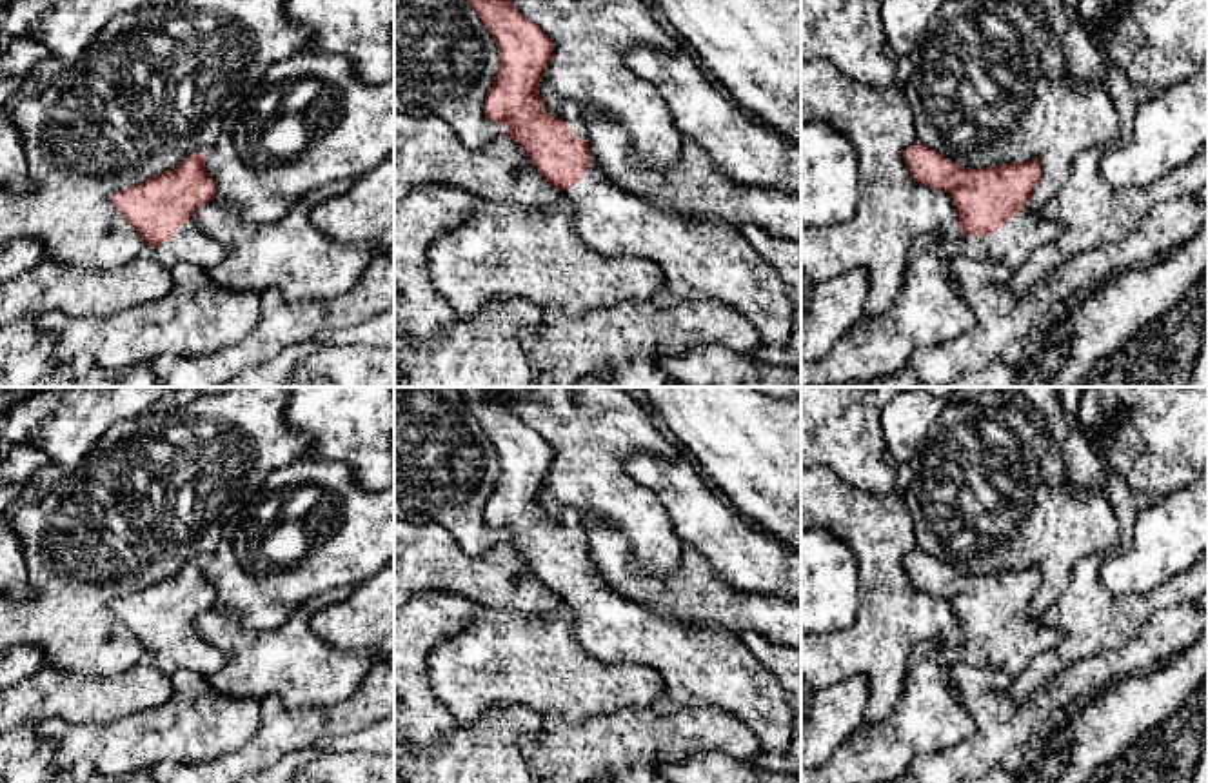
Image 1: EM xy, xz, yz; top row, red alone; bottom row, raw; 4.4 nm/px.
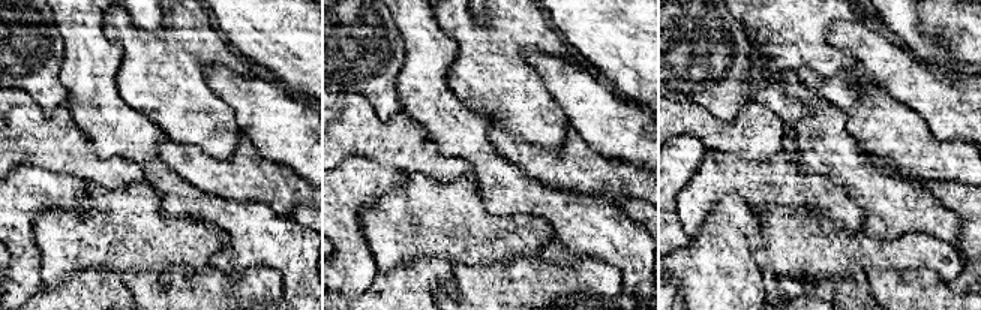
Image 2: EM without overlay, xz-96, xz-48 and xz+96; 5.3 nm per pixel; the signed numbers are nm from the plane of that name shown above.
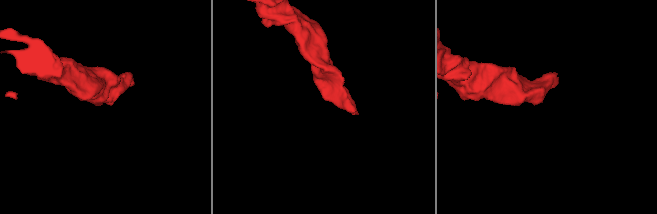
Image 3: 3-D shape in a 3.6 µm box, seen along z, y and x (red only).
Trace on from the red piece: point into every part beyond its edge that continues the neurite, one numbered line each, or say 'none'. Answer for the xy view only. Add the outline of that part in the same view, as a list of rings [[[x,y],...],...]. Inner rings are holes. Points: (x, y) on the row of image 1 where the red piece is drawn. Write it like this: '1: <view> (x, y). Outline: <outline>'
1: xy (189, 244). Outline: [[[194,216],[180,225],[169,242],[153,247],[149,253],[169,271],[182,262],[200,265],[207,271],[220,263],[227,254],[222,243],[205,236],[196,227]]]

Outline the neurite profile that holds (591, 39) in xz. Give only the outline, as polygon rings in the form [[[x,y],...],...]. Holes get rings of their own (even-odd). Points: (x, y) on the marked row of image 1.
[[[510,0],[552,42],[538,93],[558,111],[574,102],[581,116],[598,111],[621,125],[630,147],[650,167],[679,158],[683,134],[658,89],[636,74],[625,55],[636,44],[681,51],[652,18],[645,0]]]

